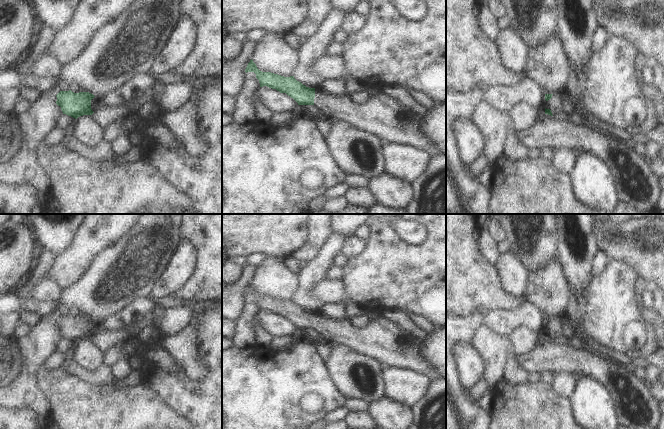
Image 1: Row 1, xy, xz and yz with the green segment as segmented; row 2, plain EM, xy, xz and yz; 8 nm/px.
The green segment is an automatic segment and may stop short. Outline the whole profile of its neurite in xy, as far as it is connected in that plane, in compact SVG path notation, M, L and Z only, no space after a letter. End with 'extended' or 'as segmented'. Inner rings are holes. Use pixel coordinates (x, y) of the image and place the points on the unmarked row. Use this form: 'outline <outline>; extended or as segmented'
outline M60 315L56 321L56 328L61 331L63 338L75 343L83 339L92 339L102 331L101 322L89 316Z; extended

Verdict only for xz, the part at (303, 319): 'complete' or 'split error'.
split error

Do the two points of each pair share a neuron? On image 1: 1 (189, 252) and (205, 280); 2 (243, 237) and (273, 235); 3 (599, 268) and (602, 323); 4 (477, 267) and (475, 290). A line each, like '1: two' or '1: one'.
1: two
2: one
3: two
4: one

